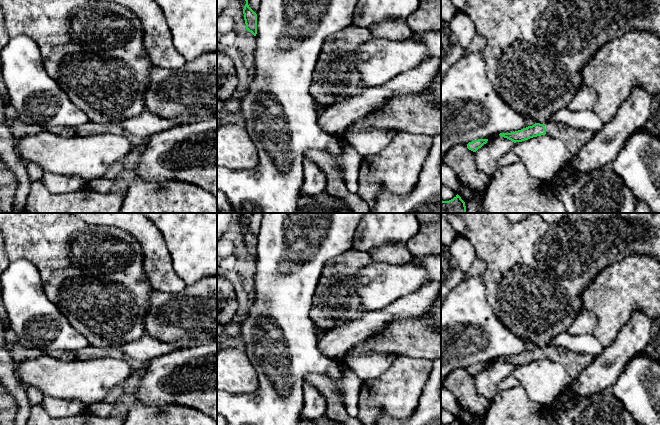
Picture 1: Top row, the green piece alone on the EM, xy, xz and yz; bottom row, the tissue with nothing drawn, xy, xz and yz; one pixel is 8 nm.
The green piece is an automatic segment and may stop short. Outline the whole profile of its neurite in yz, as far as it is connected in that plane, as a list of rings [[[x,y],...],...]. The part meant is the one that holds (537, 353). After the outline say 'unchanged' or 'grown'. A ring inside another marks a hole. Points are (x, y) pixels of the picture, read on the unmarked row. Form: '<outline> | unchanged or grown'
[[[548,345],[545,348],[535,347],[532,350],[528,350],[518,355],[500,357],[499,359],[516,367],[545,358],[561,364],[566,369],[571,379],[575,379],[594,361],[596,356],[577,353],[564,347]]] | grown

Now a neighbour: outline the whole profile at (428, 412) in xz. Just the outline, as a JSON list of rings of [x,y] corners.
[[[441,358],[433,361],[429,379],[412,416],[406,421],[377,421],[375,425],[441,425]]]

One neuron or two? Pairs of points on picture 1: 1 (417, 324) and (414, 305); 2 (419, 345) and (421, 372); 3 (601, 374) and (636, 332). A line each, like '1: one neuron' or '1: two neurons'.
1: two neurons
2: two neurons
3: one neuron

